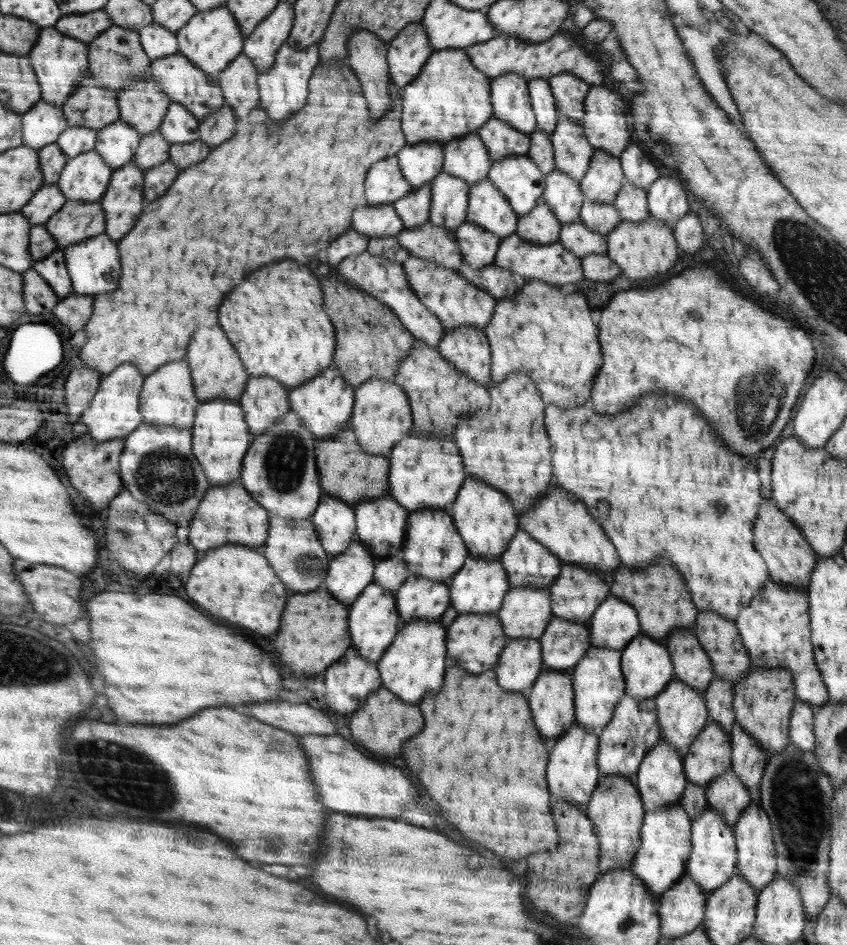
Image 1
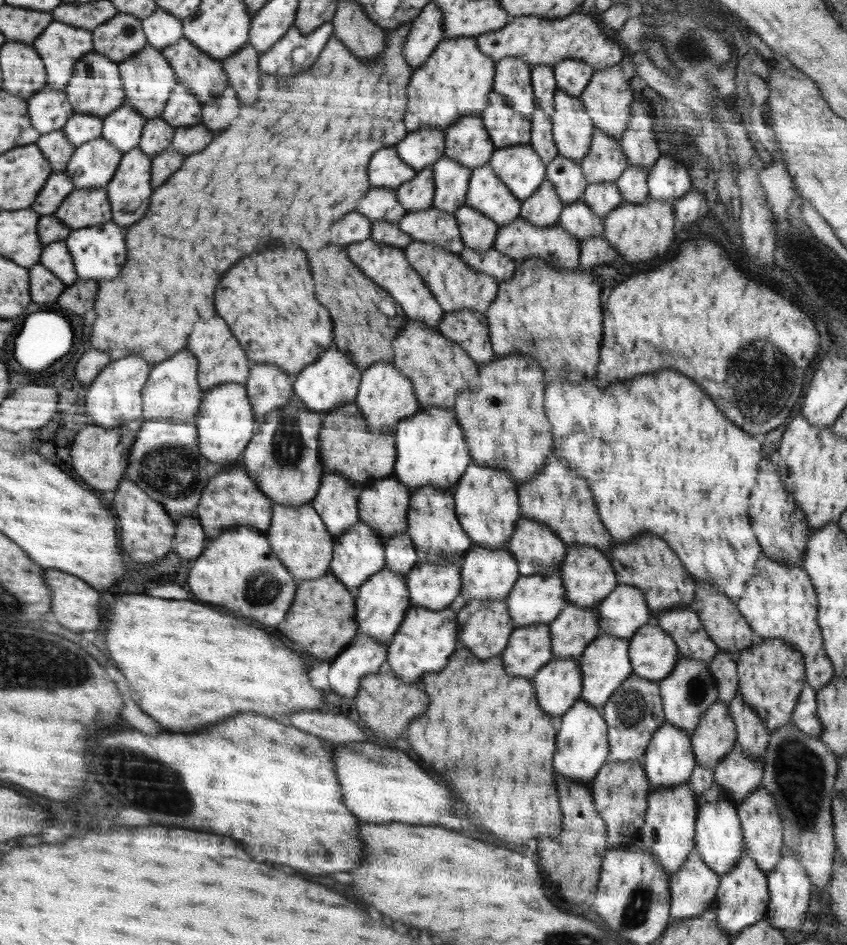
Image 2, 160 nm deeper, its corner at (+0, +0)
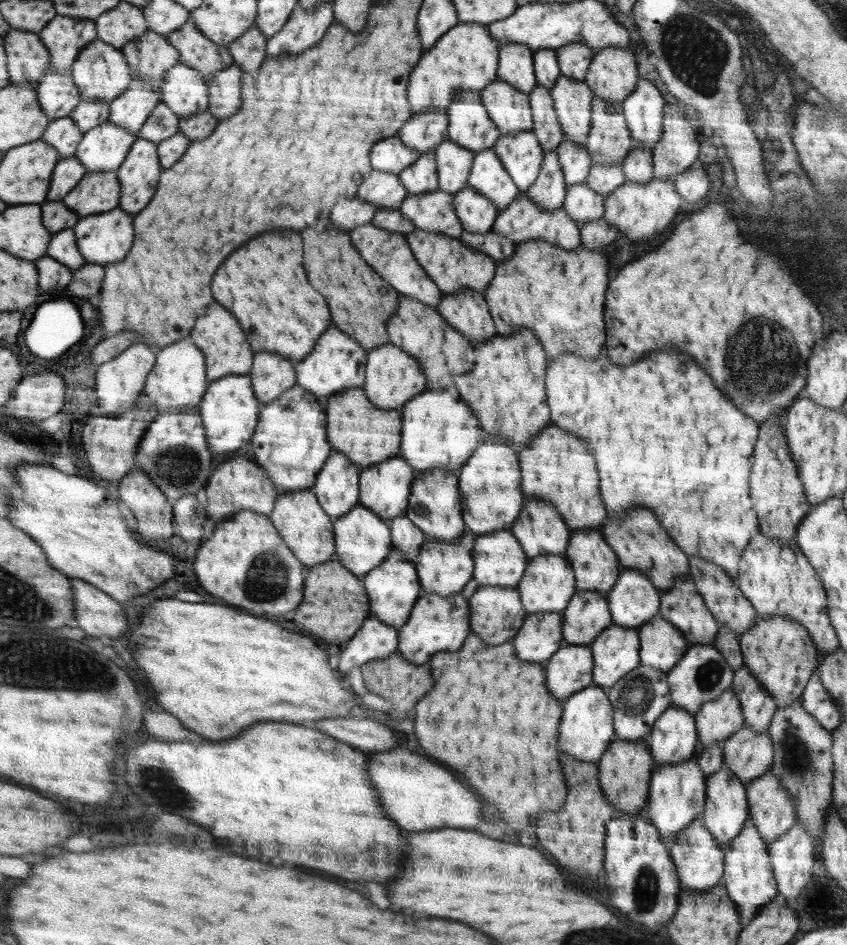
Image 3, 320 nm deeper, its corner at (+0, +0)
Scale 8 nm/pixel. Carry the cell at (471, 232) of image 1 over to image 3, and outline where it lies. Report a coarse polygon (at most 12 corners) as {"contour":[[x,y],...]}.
{"contour":[[467,184],[454,202],[463,230],[493,230],[496,206]]}

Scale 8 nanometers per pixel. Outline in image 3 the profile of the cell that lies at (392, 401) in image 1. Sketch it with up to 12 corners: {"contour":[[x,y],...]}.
{"contour":[[388,343],[367,351],[363,389],[400,410],[426,390],[423,366]]}

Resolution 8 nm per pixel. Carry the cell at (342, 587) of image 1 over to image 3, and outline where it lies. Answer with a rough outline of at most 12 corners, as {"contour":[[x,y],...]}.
{"contour":[[363,504],[336,519],[336,556],[360,579],[390,555],[390,524]]}

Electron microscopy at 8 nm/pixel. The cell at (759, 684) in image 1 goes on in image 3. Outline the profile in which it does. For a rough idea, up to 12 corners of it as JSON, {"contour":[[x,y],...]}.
{"contour":[[768,615],[744,631],[744,666],[776,701],[800,699],[820,654],[808,630]]}

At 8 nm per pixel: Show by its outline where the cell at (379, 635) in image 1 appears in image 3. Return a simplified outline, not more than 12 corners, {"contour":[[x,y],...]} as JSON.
{"contour":[[392,552],[362,578],[374,617],[399,630],[422,594],[415,561]]}

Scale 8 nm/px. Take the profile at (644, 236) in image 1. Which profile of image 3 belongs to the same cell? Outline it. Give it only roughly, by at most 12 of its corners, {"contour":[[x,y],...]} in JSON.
{"contour":[[625,180],[603,217],[632,242],[652,240],[682,206],[673,181]]}

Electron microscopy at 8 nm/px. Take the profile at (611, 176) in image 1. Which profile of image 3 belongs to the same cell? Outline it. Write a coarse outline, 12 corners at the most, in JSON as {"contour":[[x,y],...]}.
{"contour":[[594,98],[585,147],[593,165],[622,164],[635,140],[621,104]]}

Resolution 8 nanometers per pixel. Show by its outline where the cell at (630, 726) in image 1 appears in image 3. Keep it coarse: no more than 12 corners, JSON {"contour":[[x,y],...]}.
{"contour":[[638,665],[606,693],[617,740],[648,738],[671,705],[664,671]]}

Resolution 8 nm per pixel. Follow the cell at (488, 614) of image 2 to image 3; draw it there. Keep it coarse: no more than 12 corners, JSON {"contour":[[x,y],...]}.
{"contour":[[478,587],[472,632],[486,644],[514,638],[527,618],[515,587]]}

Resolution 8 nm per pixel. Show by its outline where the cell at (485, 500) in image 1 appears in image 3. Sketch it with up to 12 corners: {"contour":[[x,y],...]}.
{"contour":[[485,435],[458,471],[463,519],[476,536],[522,514],[522,466]]}

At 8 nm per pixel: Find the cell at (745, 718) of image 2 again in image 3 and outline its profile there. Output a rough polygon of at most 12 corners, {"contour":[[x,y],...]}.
{"contour":[[744,666],[730,688],[739,698],[744,727],[768,730],[776,701]]}

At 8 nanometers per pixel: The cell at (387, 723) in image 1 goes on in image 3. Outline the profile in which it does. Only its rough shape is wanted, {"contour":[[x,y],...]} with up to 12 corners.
{"contour":[[398,650],[363,664],[366,688],[393,702],[397,721],[434,678]]}

